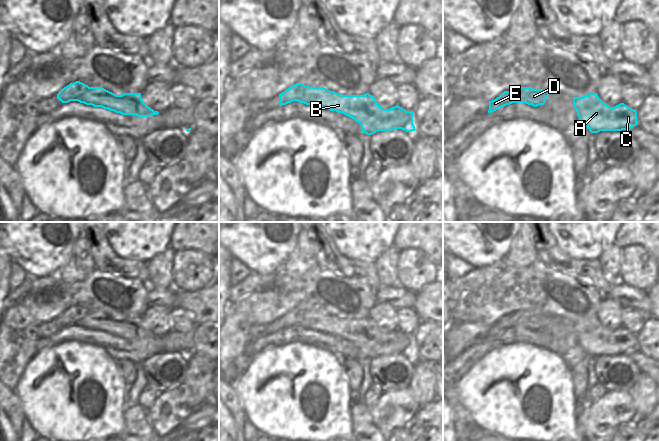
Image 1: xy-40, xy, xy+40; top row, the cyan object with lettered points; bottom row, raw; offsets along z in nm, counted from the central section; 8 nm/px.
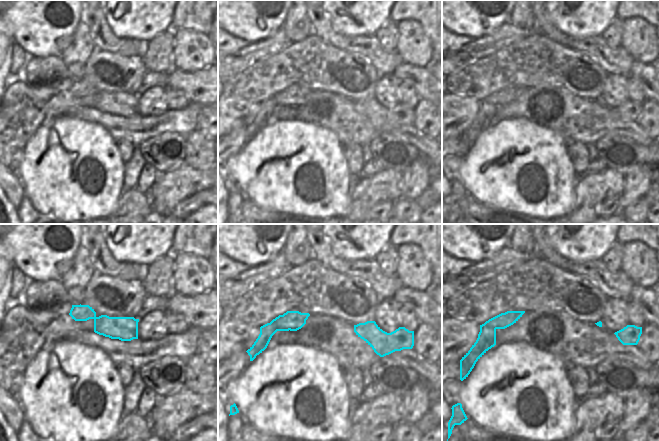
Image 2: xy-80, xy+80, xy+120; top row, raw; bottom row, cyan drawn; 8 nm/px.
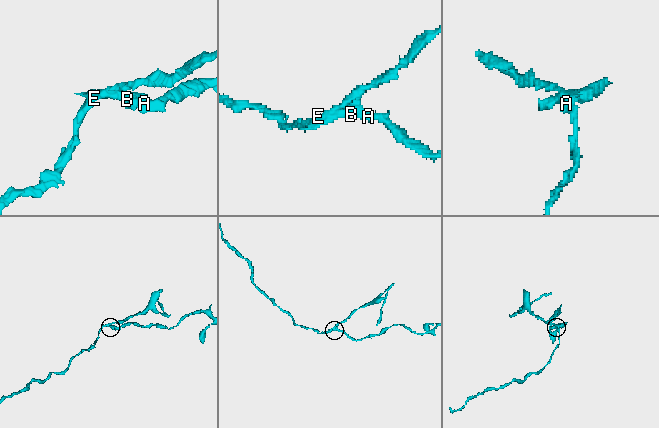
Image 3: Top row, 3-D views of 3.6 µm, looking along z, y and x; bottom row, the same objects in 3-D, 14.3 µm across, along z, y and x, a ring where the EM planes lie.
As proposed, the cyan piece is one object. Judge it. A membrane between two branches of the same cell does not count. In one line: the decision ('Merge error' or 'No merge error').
Merge error

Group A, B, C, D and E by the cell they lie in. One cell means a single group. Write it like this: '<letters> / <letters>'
A B C D / E

